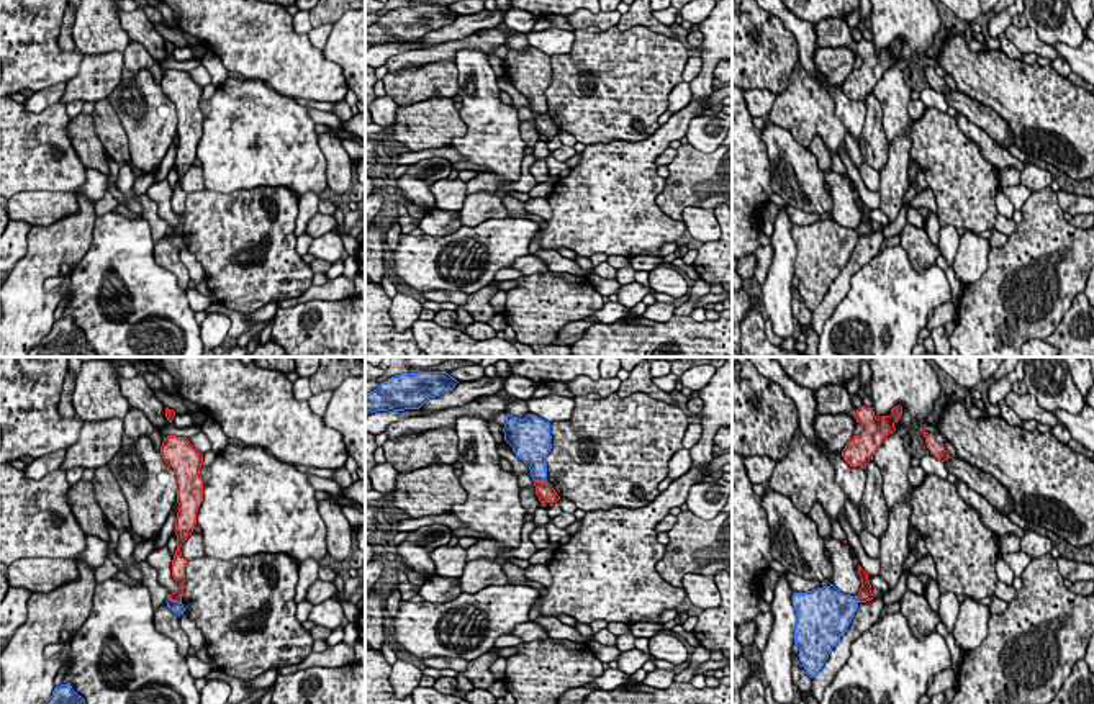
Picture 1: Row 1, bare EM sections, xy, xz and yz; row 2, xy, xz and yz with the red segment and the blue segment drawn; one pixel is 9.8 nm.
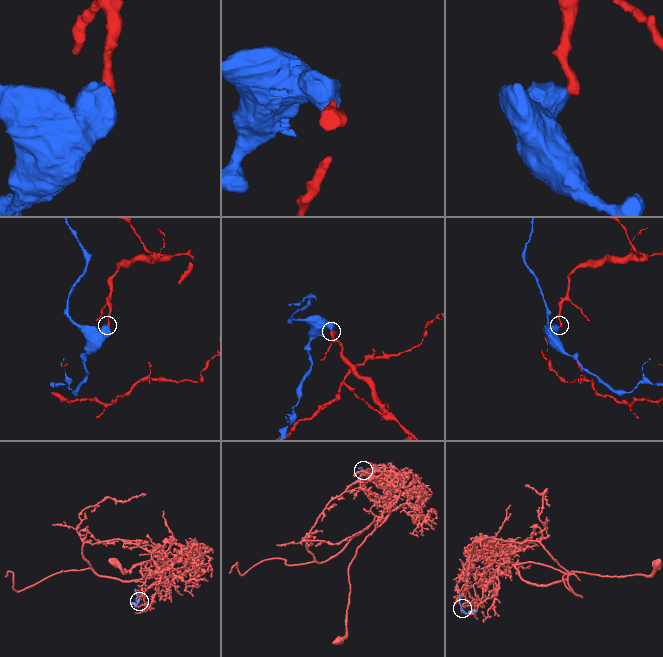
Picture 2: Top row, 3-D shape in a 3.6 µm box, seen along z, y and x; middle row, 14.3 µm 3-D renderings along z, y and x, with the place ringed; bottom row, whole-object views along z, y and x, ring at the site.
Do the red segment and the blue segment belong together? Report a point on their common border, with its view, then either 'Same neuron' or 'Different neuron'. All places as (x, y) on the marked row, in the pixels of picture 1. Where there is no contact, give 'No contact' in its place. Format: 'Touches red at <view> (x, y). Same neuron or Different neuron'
Touches red at xy (176, 600). Different neuron

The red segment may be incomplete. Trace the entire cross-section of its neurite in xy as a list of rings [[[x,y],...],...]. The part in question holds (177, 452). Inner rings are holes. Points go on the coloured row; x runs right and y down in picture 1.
[[[164,437],[160,455],[164,462],[174,468],[177,475],[177,503],[179,512],[175,519],[177,550],[172,560],[172,576],[180,588],[169,594],[169,599],[182,602],[187,560],[182,557],[180,547],[197,526],[197,512],[203,501],[203,480],[200,468],[203,454],[198,452],[187,437]]]

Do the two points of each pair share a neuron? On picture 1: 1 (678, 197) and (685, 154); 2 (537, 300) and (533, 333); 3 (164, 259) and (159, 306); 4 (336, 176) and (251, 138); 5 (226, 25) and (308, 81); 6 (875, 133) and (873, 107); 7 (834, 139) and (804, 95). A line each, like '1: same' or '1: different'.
1: same
2: same
3: different
4: different
5: same
6: same
7: same

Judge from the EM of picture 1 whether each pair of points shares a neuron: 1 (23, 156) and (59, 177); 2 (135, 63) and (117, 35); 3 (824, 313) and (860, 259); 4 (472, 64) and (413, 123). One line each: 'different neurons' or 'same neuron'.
1: same neuron
2: different neurons
3: same neuron
4: different neurons

